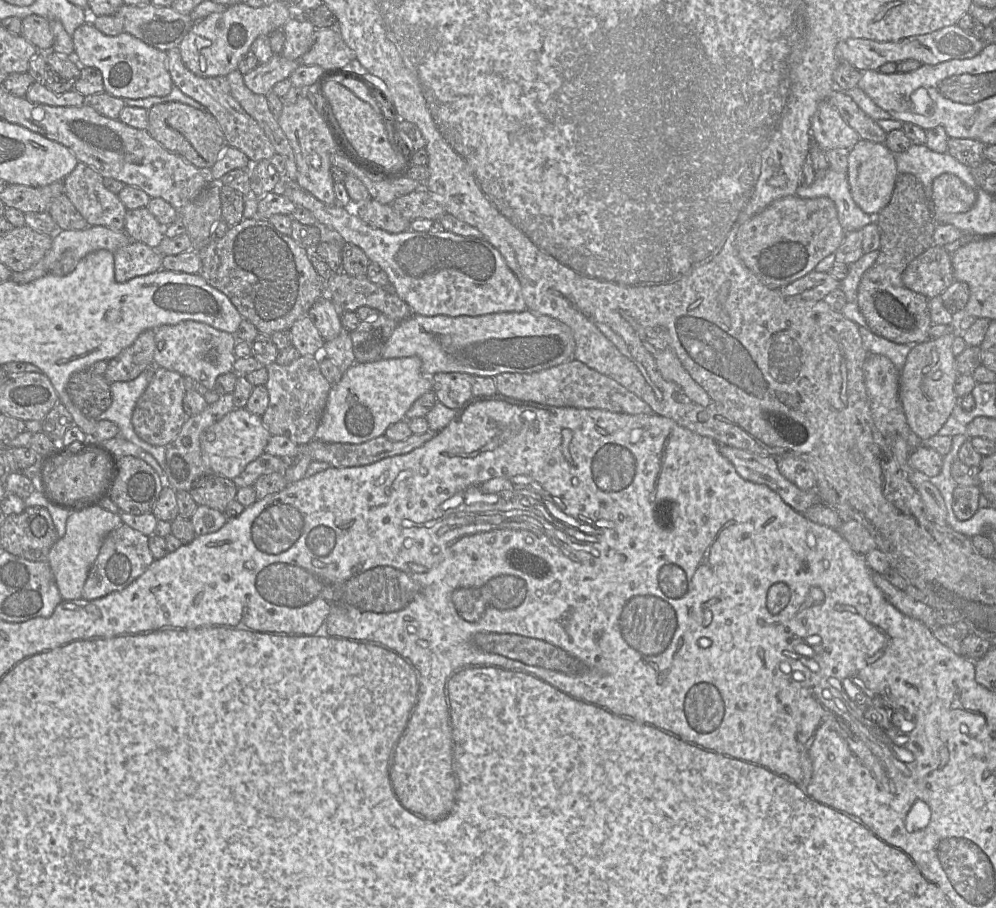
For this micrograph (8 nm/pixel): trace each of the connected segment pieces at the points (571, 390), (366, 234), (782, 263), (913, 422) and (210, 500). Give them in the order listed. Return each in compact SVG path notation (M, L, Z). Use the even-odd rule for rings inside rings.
M576 359L537 372L501 373L494 379L498 393L519 402L555 407L598 408L631 415L653 413L651 407L634 393Z
M281 184L275 193L290 199L296 207L309 210L317 224L336 231L344 243L361 248L371 262L377 263L388 275L401 300L406 302L414 314L423 316L481 316L500 312L521 312L527 309L520 282L508 267L501 253L484 238L462 236L450 231L413 231L390 233L365 223L354 209L340 205L327 205L302 189L298 184Z
M792 195L773 201L746 221L739 228L736 248L744 264L764 285L782 289L812 272L822 259L835 253L846 234L830 198Z
M949 332L936 339L911 345L900 372L899 398L911 430L925 441L938 434L960 398L955 393L958 376L957 359L952 352L955 333Z
M205 474L193 482L188 491L198 505L205 505L223 512L228 504L236 500L238 486L232 479Z

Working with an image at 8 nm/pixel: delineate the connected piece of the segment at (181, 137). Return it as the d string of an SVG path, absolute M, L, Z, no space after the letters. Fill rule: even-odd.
M181 102L153 105L147 111L147 131L168 151L181 156L199 168L210 168L229 146L225 135L213 115Z

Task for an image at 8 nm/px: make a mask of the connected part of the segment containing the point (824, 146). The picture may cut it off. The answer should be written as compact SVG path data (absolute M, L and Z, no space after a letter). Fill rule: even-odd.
M828 101L819 104L811 120L813 143L824 152L838 150L848 153L860 137L840 116L837 109Z

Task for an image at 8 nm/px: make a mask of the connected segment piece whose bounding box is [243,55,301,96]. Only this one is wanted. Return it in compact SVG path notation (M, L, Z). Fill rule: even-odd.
M273 55L267 63L244 74L243 81L252 92L266 96L277 82L288 79L300 64L300 60Z

